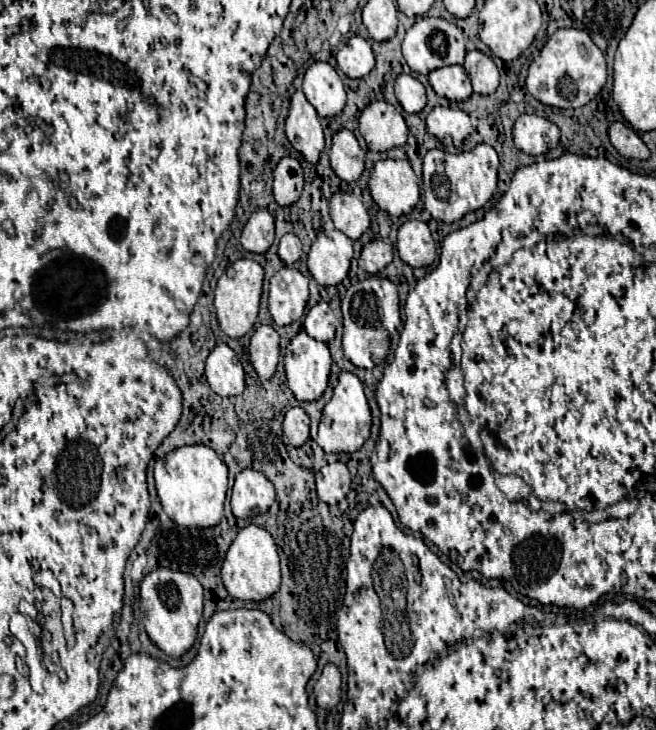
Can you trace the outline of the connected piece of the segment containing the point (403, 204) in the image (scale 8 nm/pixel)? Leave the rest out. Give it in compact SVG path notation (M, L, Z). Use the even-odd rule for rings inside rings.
M378 160L370 172L368 190L378 208L390 216L412 212L420 200L416 174L408 160Z

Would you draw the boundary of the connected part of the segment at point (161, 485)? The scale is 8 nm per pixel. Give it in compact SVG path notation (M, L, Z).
M190 444L168 452L162 464L154 466L158 498L164 512L180 526L186 528L208 528L216 526L224 516L224 498L228 488L226 462L206 444Z

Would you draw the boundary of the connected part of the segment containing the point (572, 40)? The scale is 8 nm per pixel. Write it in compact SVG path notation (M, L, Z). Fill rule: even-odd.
M558 28L540 56L536 56L528 68L526 88L542 104L556 108L578 108L588 104L606 84L606 60L592 38L578 28Z

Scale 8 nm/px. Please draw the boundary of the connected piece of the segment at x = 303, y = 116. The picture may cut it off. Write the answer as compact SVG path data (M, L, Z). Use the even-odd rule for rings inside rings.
M296 90L290 98L290 110L284 130L290 144L308 162L318 162L318 156L324 150L324 132L314 106L306 100L302 90Z

